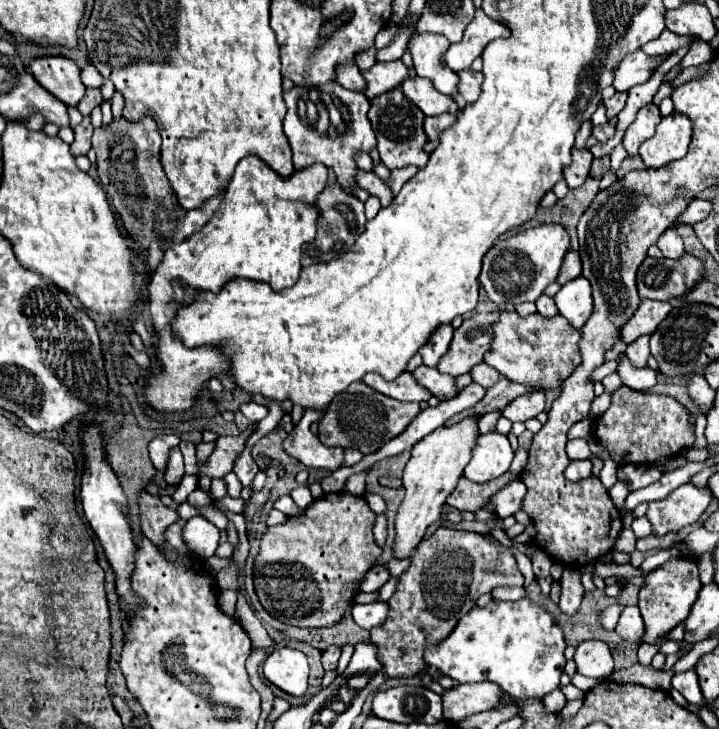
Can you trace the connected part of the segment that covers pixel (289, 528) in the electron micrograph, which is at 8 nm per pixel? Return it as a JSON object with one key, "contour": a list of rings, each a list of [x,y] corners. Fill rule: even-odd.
{"contour":[[[339,491],[315,499],[301,515],[287,517],[283,525],[269,527],[261,537],[253,567],[253,585],[263,609],[271,617],[293,627],[331,627],[339,623],[353,595],[359,591],[359,579],[363,579],[381,555],[381,547],[373,537],[373,523],[375,513],[363,497]]]}

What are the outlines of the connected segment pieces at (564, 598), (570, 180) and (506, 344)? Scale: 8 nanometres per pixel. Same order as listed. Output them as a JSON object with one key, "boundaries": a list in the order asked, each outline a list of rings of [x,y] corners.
{"boundaries":[[[[565,569],[561,579],[561,599],[559,599],[559,607],[563,613],[571,615],[579,609],[581,599],[583,599],[583,585],[581,585],[581,573],[577,569]]],[[[573,149],[573,163],[563,169],[563,177],[569,189],[577,189],[585,183],[591,169],[591,161],[593,161],[593,155],[589,151]]],[[[503,311],[499,323],[495,325],[495,339],[491,351],[485,355],[485,361],[495,367],[509,381],[547,391],[559,389],[563,381],[581,365],[579,353],[581,333],[573,329],[561,315],[555,319],[543,319],[537,313],[529,317],[519,317],[515,311]]]]}

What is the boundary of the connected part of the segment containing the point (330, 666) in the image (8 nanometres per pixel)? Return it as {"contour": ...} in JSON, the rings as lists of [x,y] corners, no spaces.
{"contour":[[[327,647],[327,651],[323,651],[323,657],[321,657],[323,669],[325,671],[335,671],[339,657],[341,657],[341,649],[339,647]]]}

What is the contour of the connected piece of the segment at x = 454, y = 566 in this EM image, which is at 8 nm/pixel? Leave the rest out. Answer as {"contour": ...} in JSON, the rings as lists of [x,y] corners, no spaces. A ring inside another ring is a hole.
{"contour":[[[437,527],[433,535],[419,543],[411,555],[409,569],[399,577],[393,597],[387,601],[389,613],[385,623],[369,631],[385,675],[415,677],[429,671],[423,663],[423,643],[447,637],[459,617],[473,609],[477,597],[499,585],[523,585],[523,575],[509,549],[489,543],[479,533]]]}

